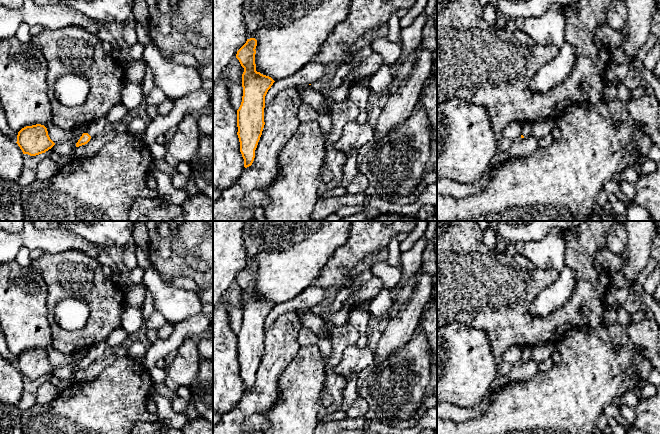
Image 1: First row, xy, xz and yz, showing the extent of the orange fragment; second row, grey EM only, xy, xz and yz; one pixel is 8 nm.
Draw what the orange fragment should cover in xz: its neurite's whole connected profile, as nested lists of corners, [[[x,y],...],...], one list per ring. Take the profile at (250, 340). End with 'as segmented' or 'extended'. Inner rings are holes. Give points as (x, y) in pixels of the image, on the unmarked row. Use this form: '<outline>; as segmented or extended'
[[[255,262],[247,263],[236,278],[236,282],[244,292],[242,298],[243,320],[237,334],[237,359],[245,392],[251,390],[254,385],[255,374],[265,349],[265,320],[275,306],[271,301],[256,295],[256,270]]]; as segmented

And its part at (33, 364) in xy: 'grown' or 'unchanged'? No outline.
unchanged

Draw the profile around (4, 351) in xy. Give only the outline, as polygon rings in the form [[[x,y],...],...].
[[[0,327],[0,355],[10,362],[17,362],[17,359],[18,359],[18,356],[13,355],[9,351],[1,327]]]

